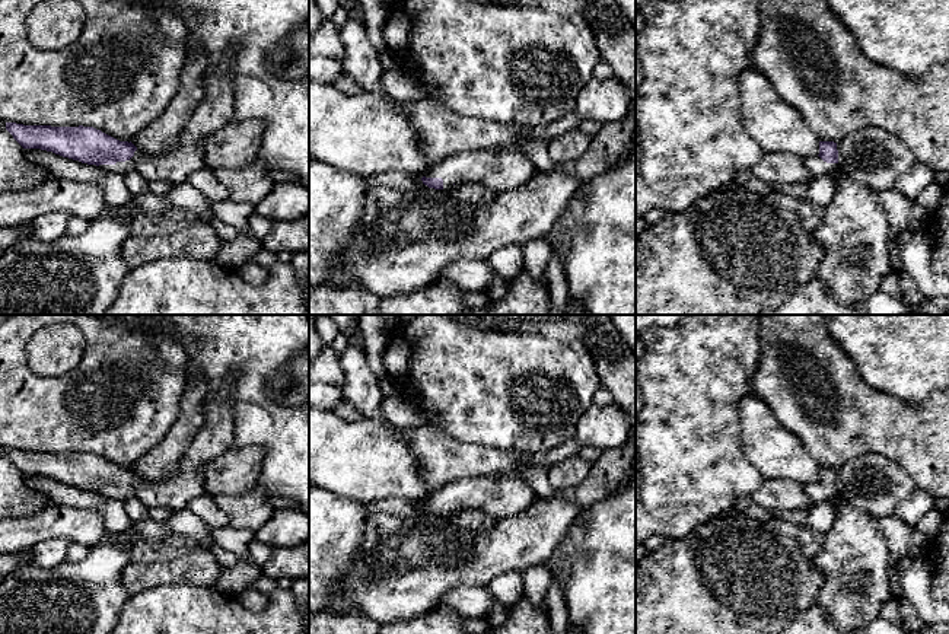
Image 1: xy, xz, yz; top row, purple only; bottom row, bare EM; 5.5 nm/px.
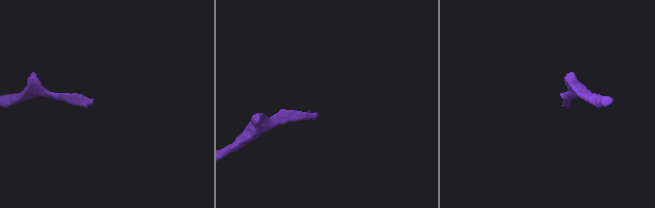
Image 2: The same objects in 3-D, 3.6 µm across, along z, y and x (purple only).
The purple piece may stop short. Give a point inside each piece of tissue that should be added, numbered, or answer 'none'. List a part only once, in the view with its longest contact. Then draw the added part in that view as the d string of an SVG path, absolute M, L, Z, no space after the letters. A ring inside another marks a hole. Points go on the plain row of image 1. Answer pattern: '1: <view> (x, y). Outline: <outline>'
1: xy (216, 436). Outline: M223 388L208 401L204 417L200 433L190 443L175 474L155 482L136 477L130 487L99 494L122 503L127 498L138 498L147 509L163 507L172 512L185 509L190 500L204 494L201 465L232 447L233 411L229 389Z

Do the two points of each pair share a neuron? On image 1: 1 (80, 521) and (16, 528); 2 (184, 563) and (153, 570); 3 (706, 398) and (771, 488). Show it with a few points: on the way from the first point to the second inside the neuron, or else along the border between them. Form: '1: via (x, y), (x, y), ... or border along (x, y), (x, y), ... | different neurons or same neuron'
1: via (64, 522), (50, 522), (32, 528) | same neuron
2: via (177, 570), (161, 570) | same neuron
3: border along (766, 481), (750, 496) | different neurons

